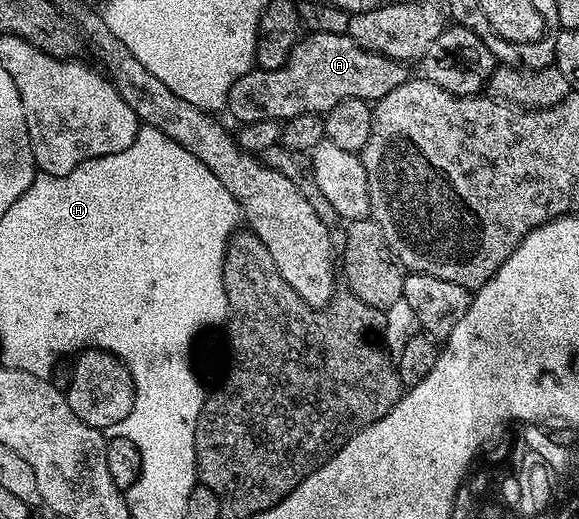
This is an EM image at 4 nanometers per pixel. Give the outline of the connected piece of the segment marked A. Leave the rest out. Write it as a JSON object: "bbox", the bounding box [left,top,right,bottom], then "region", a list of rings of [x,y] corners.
{"bbox":[225,32,408,125],"region":[[[311,32],[299,39],[282,68],[266,72],[260,67],[255,67],[251,72],[240,77],[228,94],[225,111],[231,112],[238,119],[239,125],[244,125],[261,120],[285,122],[297,116],[325,114],[329,108],[336,106],[336,102],[344,102],[344,98],[377,102],[380,98],[384,98],[384,94],[396,90],[396,86],[400,86],[408,79],[406,68],[407,65],[401,60],[393,60],[364,50],[348,35]]]}

